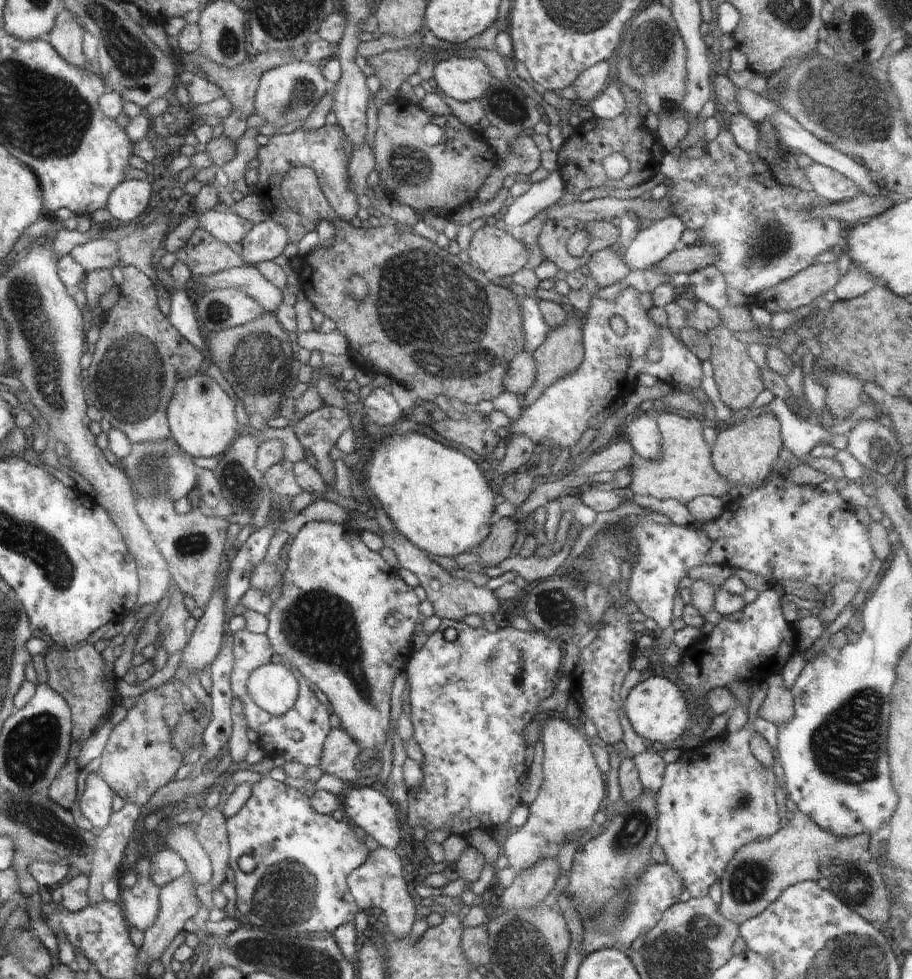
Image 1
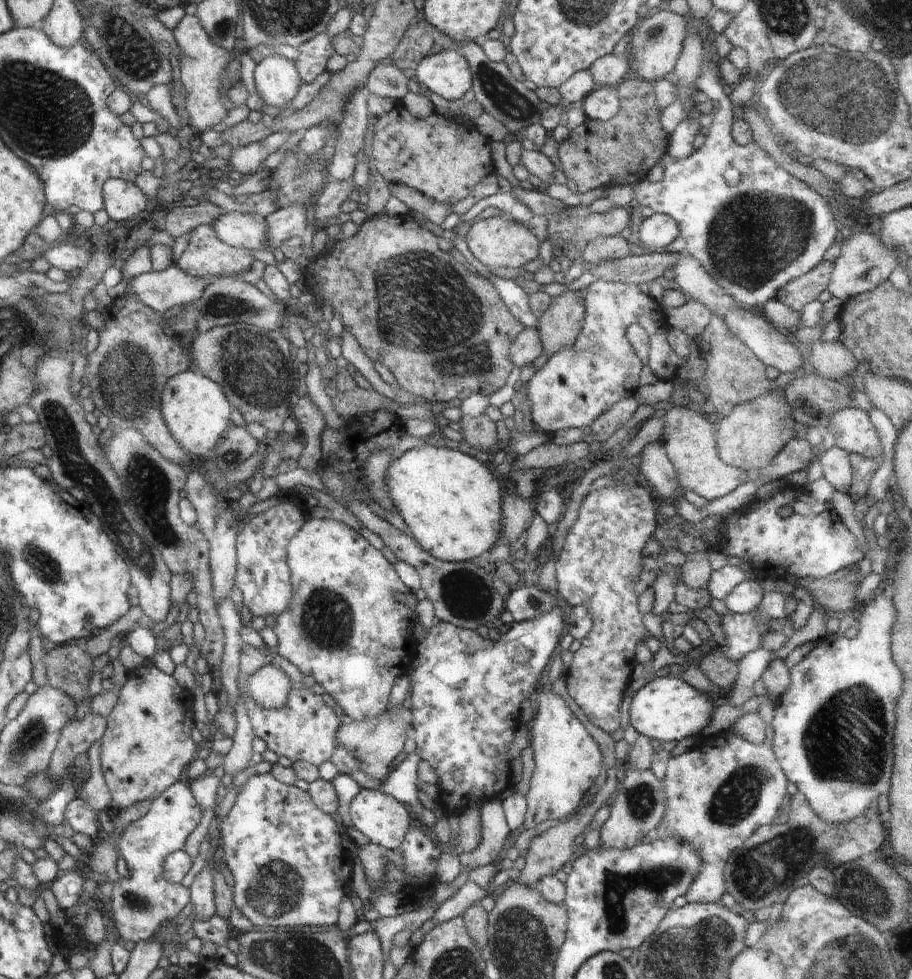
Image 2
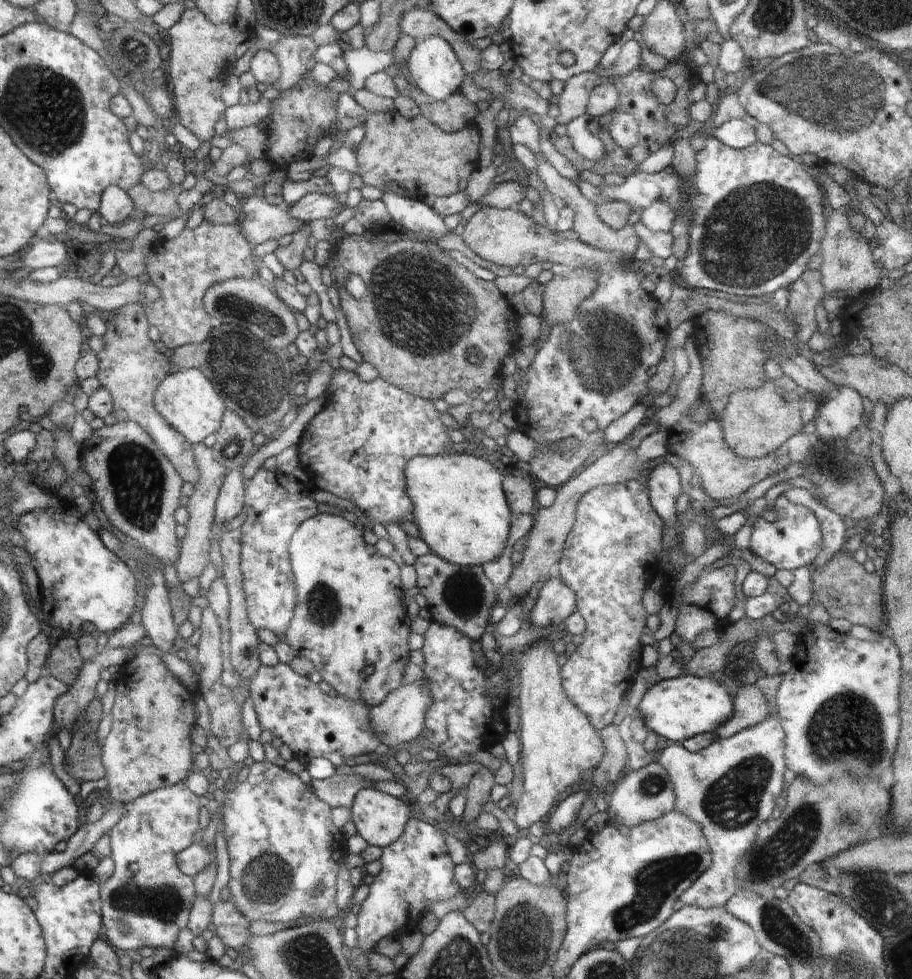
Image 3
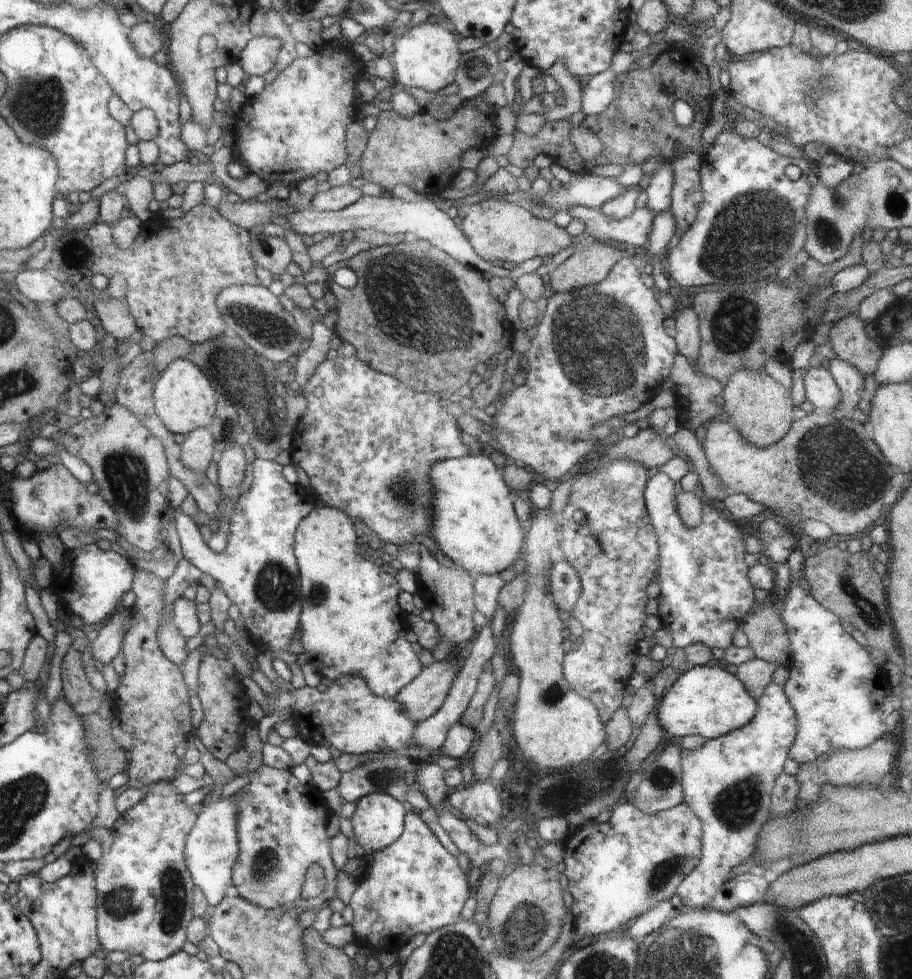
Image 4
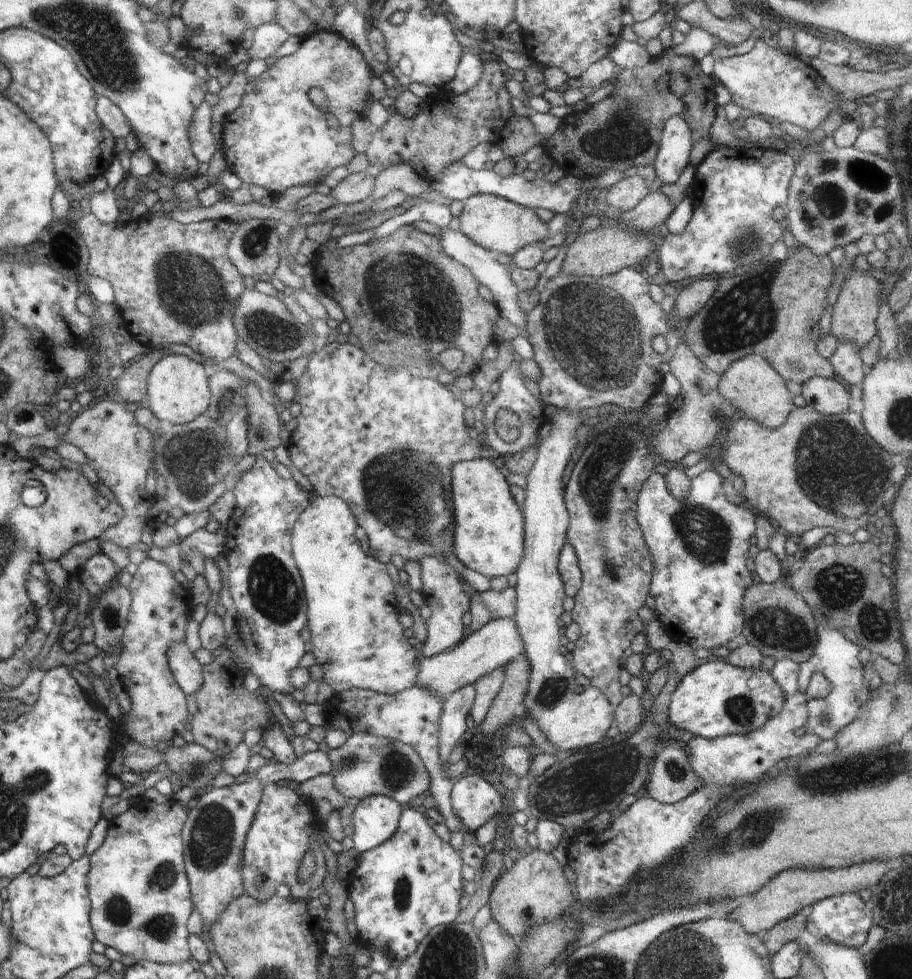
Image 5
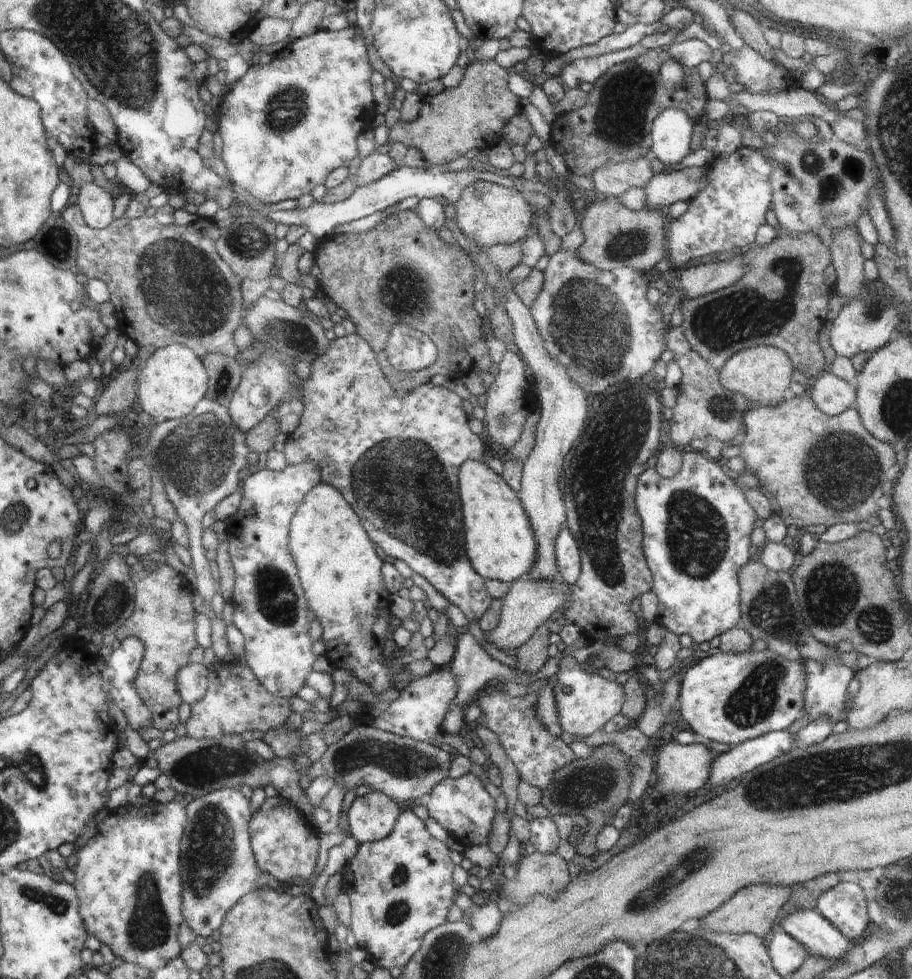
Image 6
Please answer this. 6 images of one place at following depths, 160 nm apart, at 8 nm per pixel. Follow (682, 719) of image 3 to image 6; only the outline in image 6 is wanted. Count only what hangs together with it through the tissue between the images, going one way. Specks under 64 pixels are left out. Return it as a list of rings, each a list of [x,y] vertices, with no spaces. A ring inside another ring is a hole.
[[[770,649],[764,651],[748,651],[742,654],[730,654],[719,651],[717,654],[708,654],[707,658],[703,658],[697,664],[694,664],[684,675],[681,681],[681,687],[679,690],[679,708],[676,713],[681,715],[681,718],[688,722],[688,726],[693,730],[694,733],[700,734],[703,738],[708,740],[716,740],[716,742],[723,742],[724,744],[730,744],[731,747],[745,743],[746,741],[758,738],[759,736],[765,735],[770,731],[782,731],[788,728],[800,714],[802,710],[802,704],[805,704],[804,687],[806,687],[806,672],[802,661],[791,661],[789,658],[780,656],[778,653],[772,652]]]

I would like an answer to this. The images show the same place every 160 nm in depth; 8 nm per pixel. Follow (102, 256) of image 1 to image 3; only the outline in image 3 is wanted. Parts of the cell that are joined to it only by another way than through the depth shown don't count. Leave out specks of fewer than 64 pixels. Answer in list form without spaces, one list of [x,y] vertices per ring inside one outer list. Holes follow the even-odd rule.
[[[42,237],[30,246],[22,262],[33,269],[56,267],[61,269],[67,260],[67,250],[62,241]]]

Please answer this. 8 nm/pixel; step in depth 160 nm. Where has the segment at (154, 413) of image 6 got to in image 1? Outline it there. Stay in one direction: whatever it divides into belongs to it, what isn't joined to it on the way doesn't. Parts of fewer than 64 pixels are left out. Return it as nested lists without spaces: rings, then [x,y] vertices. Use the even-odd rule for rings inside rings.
[[[206,373],[178,382],[173,392],[172,402],[168,406],[171,438],[184,452],[198,457],[218,457],[234,440],[236,434],[236,418],[234,418],[234,402],[228,394],[218,386]]]

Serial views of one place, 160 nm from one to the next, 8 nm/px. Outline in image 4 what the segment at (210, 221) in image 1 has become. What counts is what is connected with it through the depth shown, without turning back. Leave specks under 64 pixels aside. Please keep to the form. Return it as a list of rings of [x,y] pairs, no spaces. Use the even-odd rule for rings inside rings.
[[[362,194],[361,198],[353,202],[350,206],[334,212],[320,212],[312,208],[305,211],[294,211],[286,216],[291,228],[298,234],[309,234],[313,236],[316,232],[325,232],[327,235],[348,232],[348,230],[360,230],[360,228],[372,228],[377,232],[390,234],[400,234],[404,232],[418,239],[430,241],[435,247],[449,253],[456,260],[471,267],[478,267],[484,272],[491,263],[480,258],[472,248],[470,241],[464,236],[460,226],[457,226],[453,218],[450,218],[444,211],[425,197],[418,202],[407,202],[392,197],[391,194],[376,197]]]

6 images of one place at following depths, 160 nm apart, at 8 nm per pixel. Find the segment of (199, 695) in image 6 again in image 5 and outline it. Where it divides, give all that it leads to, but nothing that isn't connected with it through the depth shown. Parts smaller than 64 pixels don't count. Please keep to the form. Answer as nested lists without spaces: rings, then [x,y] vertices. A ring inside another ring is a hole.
[[[174,643],[168,652],[169,667],[186,694],[195,695],[203,681],[201,664],[184,643]]]

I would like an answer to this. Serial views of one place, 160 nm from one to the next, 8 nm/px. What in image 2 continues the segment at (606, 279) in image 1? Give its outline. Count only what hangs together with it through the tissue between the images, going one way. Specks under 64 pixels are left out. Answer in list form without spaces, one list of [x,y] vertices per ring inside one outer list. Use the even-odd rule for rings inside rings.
[[[598,236],[588,240],[584,246],[582,259],[588,260],[590,264],[610,262],[610,260],[621,260],[631,255],[631,242],[619,236]]]

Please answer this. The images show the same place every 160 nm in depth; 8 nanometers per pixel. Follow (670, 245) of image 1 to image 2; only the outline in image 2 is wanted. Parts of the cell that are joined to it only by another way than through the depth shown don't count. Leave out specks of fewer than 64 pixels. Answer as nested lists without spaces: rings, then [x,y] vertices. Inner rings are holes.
[[[654,213],[638,227],[639,246],[648,252],[666,251],[666,246],[679,234],[676,222],[666,214]]]

